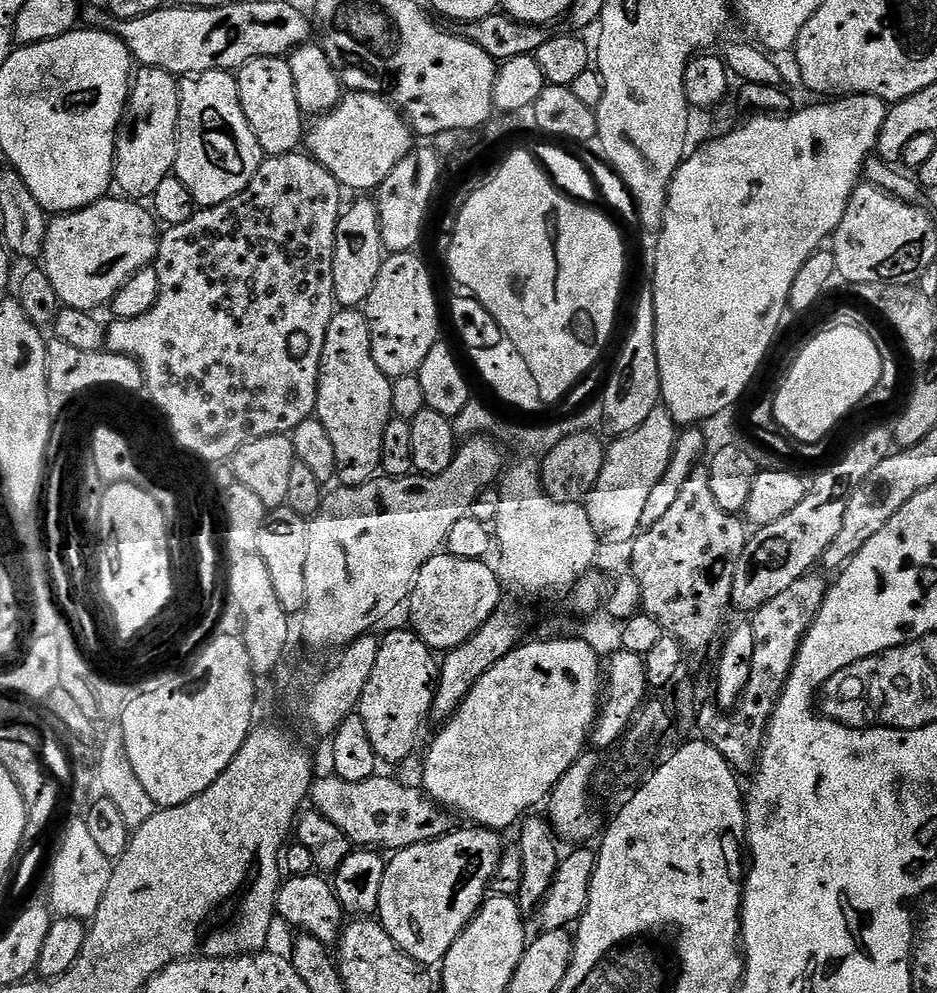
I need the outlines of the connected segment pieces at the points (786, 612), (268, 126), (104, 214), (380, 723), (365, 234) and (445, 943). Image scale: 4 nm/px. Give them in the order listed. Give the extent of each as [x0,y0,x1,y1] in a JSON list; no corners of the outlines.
[[695,574,829,773],[236,56,306,157],[42,198,161,313],[358,628,437,764],[334,198,384,308],[377,826,502,966]]

